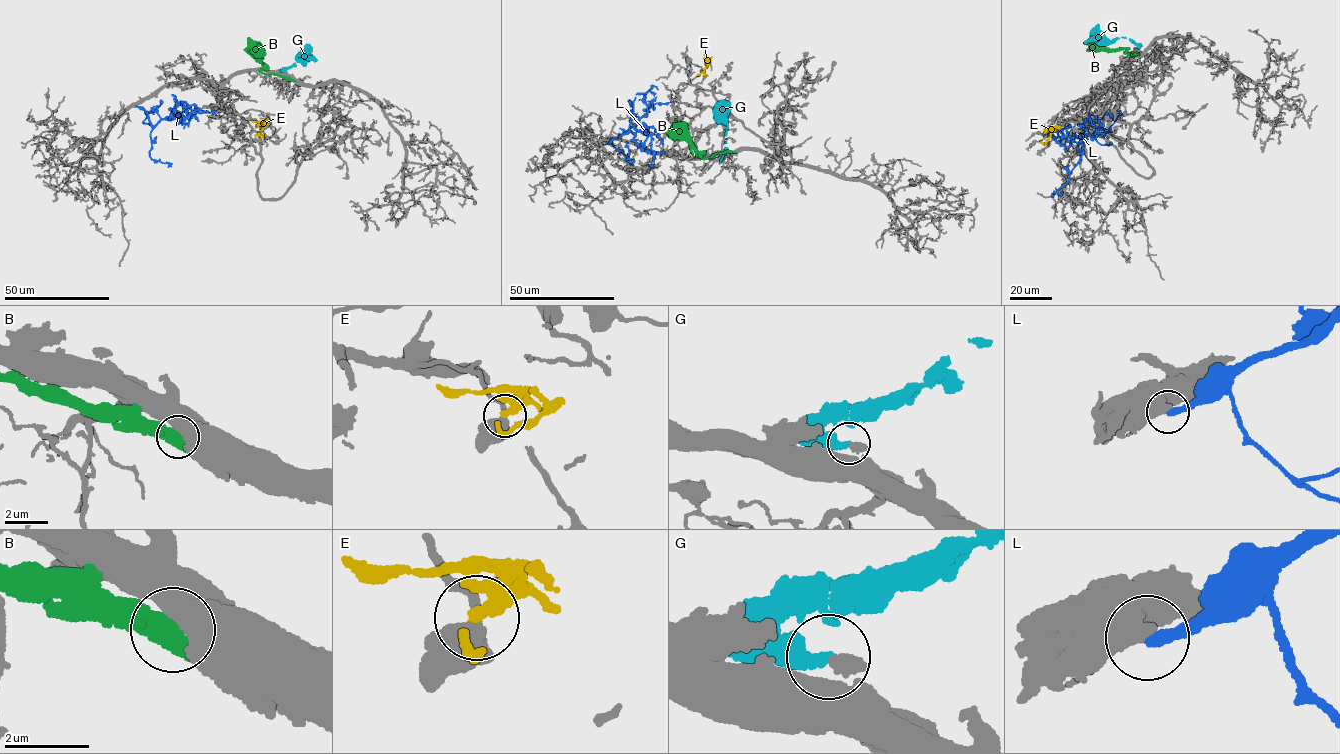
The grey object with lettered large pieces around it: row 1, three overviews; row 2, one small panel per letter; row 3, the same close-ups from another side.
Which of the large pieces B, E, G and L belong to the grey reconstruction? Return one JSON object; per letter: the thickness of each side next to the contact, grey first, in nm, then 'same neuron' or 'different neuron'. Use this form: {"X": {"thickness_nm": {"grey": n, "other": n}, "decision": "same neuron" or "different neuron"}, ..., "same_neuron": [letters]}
{"B": {"thickness_nm": {"grey": 800, "other": 600}, "decision": "different neuron"}, "E": {"thickness_nm": {"grey": 460, "other": 300}, "decision": "different neuron"}, "G": {"thickness_nm": {"grey": 360, "other": 360}, "decision": "same neuron"}, "L": {"thickness_nm": {"grey": 550, "other": 340}, "decision": "different neuron"}, "same_neuron": ["G"]}

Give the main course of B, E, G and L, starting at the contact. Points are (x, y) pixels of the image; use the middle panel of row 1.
B: (734, 152), (719, 152), (703, 158), (691, 142), (685, 126), (674, 118)
E: (704, 76), (708, 65), (704, 54)
G: (723, 156), (721, 159), (726, 129), (720, 99)
L: (606, 144), (631, 127), (644, 133), (647, 127), (653, 127), (663, 141)

